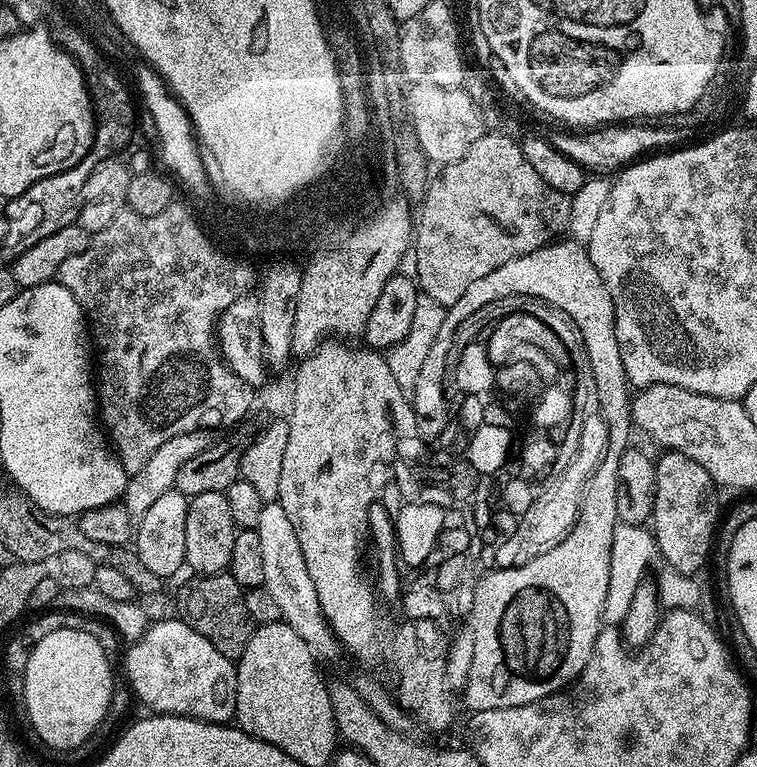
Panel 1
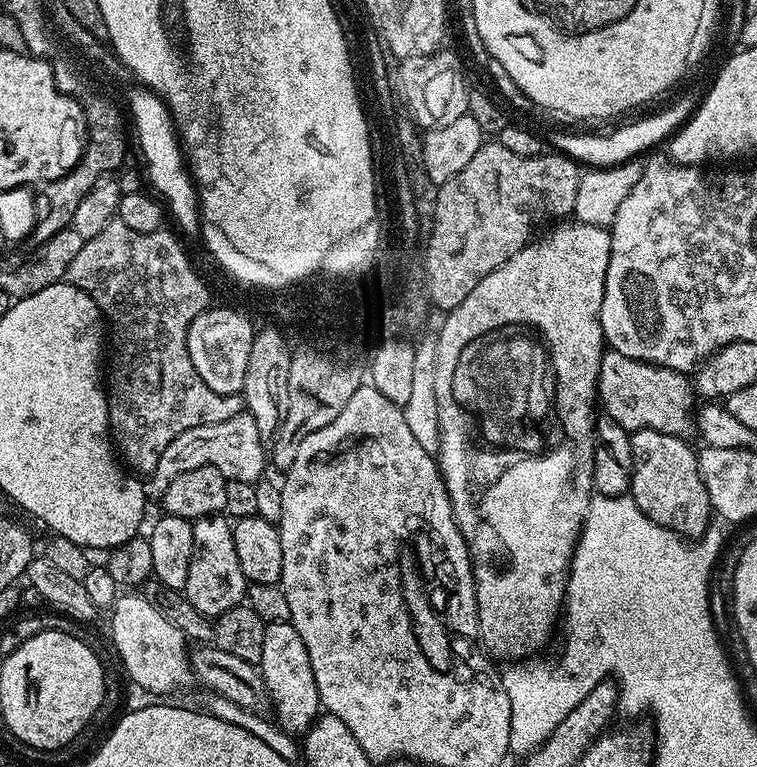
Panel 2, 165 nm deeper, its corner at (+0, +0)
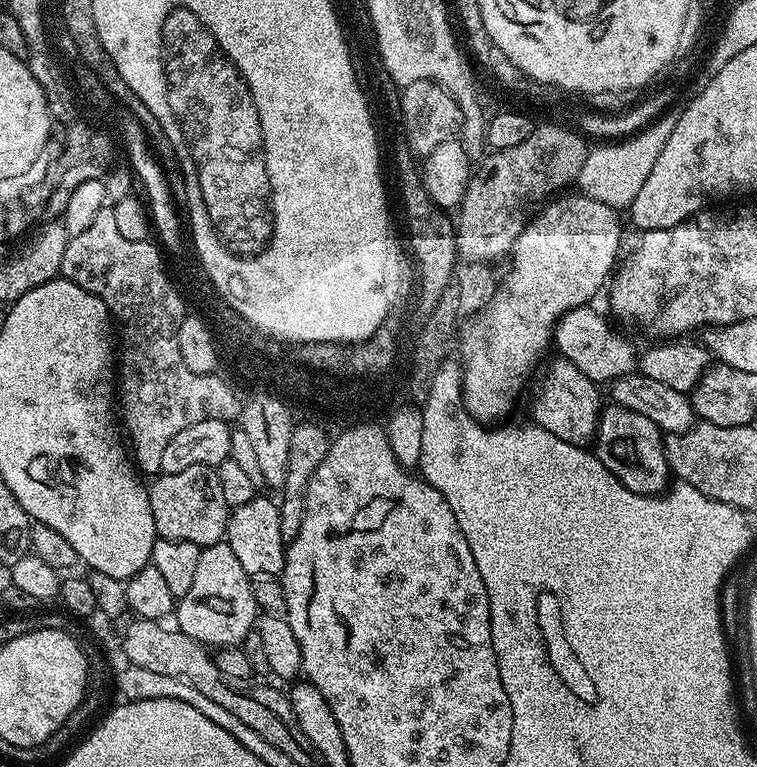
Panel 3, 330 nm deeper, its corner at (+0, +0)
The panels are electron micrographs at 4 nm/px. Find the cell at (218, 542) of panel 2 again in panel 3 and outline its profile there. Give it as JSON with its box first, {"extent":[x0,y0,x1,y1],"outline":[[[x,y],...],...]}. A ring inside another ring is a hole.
{"extent":[174,542,258,646],"outline":[[[227,542],[200,549],[194,583],[184,596],[179,597],[174,608],[175,627],[205,646],[243,645],[258,620],[252,585],[253,581],[246,570],[242,570],[238,557],[234,555],[234,550],[230,550]]]}

